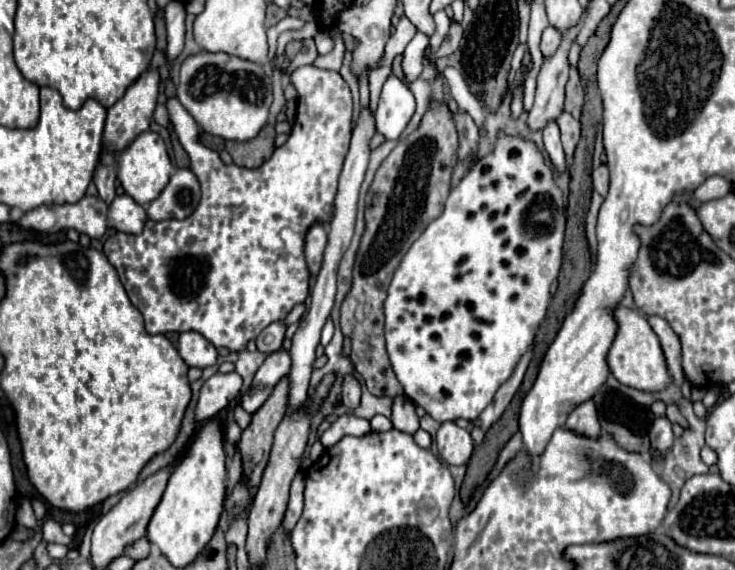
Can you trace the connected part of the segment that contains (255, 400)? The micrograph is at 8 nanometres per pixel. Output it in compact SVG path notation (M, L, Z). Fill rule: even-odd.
M275 351L271 353L265 363L259 367L259 371L255 373L255 379L251 383L251 387L243 393L241 397L241 405L245 411L255 413L271 395L273 387L289 375L291 369L291 357L287 351Z

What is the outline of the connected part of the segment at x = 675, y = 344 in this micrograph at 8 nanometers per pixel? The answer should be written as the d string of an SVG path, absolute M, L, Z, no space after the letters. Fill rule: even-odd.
M651 315L649 317L649 325L653 327L653 331L657 333L659 341L661 341L661 347L663 347L663 353L665 353L665 359L667 359L667 367L669 367L669 373L671 373L671 379L673 383L683 383L683 369L681 369L681 343L679 343L679 337L673 333L671 325L657 317L657 315Z

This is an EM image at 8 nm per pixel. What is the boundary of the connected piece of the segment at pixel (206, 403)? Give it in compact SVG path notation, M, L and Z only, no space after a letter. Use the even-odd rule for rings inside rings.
M233 371L233 373L217 373L213 377L209 377L201 391L199 391L199 399L197 399L197 407L195 407L195 421L203 423L215 415L219 415L221 411L225 411L229 407L229 403L237 397L239 389L241 389L241 377Z

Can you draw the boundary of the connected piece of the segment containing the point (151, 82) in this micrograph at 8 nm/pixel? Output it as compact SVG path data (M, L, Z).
M149 67L127 91L125 95L111 107L107 109L107 121L105 121L105 133L103 133L103 145L107 151L123 151L139 133L149 129L155 105L157 105L157 95L159 95L159 71L155 67Z

